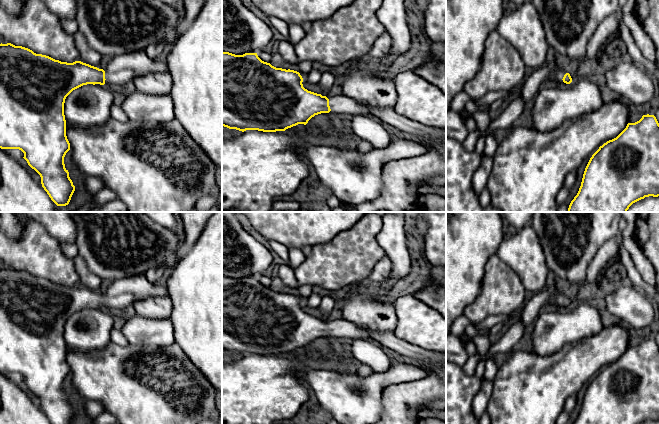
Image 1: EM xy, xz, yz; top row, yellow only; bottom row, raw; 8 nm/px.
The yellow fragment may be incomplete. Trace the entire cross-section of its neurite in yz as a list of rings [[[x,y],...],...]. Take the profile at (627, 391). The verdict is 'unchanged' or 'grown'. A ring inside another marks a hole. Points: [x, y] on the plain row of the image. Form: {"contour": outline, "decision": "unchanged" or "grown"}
{"contour": [[[643,339],[590,382],[573,424],[641,424],[659,420],[659,347],[654,339]]], "decision": "unchanged"}

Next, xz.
{"contour": [[[222,275],[222,350],[239,355],[285,355],[298,348],[306,349],[315,339],[334,337],[339,341],[373,339],[388,351],[394,351],[421,364],[446,364],[446,352],[429,351],[409,344],[394,332],[376,333],[336,315],[322,320],[303,311],[299,296],[276,292],[262,285],[257,277],[235,279]]], "decision": "grown"}

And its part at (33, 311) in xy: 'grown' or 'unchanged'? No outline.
grown

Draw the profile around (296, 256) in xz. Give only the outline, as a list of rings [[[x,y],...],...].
[[[289,248],[289,267],[295,269],[305,260],[306,256],[303,253],[302,249],[298,248]]]

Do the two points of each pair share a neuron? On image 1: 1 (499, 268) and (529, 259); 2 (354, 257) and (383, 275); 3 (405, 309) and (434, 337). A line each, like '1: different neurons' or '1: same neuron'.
1: different neurons
2: different neurons
3: same neuron

